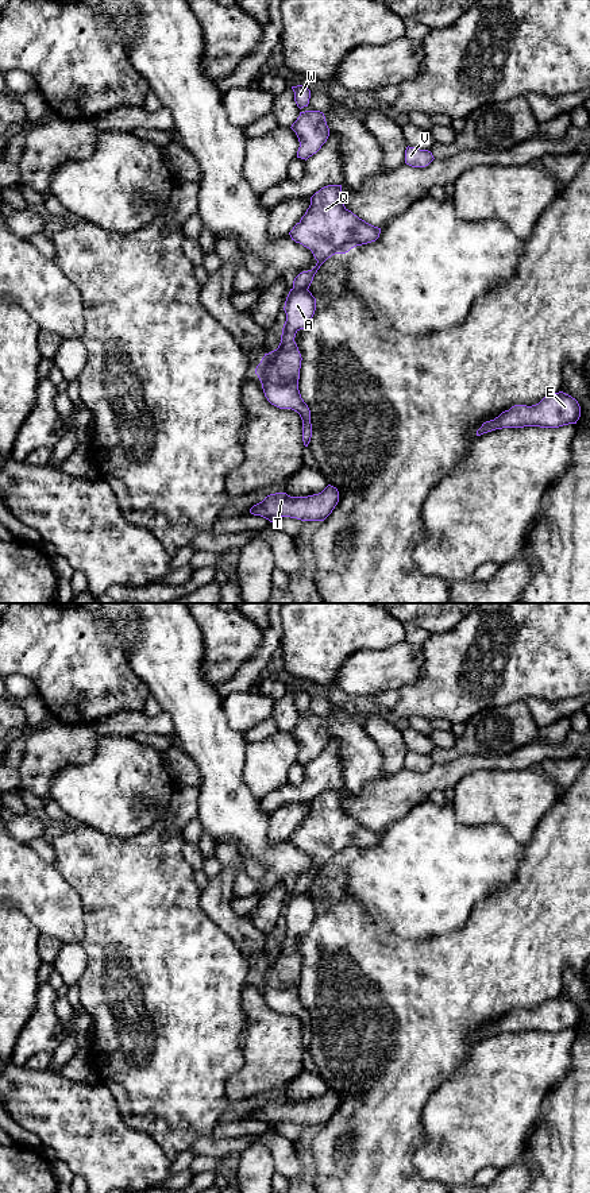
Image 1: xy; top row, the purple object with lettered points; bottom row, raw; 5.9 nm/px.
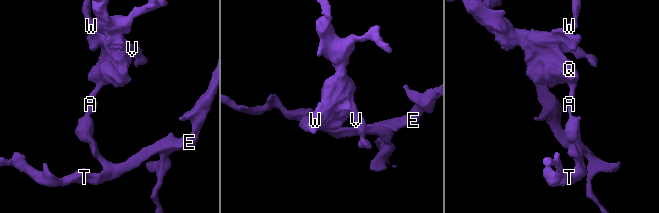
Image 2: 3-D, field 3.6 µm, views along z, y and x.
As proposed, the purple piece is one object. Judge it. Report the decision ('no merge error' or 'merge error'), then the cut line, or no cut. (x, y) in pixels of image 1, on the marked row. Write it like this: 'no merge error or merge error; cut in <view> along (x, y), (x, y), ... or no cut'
merge error; cut in xy along (293, 288), (307, 290)

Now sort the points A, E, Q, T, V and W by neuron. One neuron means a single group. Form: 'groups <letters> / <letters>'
groups A E T / Q V W

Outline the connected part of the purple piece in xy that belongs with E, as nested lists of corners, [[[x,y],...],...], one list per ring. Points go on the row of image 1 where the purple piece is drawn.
[[[559,391],[544,397],[539,404],[532,406],[512,406],[494,420],[483,422],[477,431],[477,436],[502,428],[559,428],[568,424],[576,424],[579,417],[581,406],[578,401]]]

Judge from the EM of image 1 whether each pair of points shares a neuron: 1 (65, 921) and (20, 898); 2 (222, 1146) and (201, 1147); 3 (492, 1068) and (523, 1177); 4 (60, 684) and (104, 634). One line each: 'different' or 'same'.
1: same
2: same
3: different
4: same

